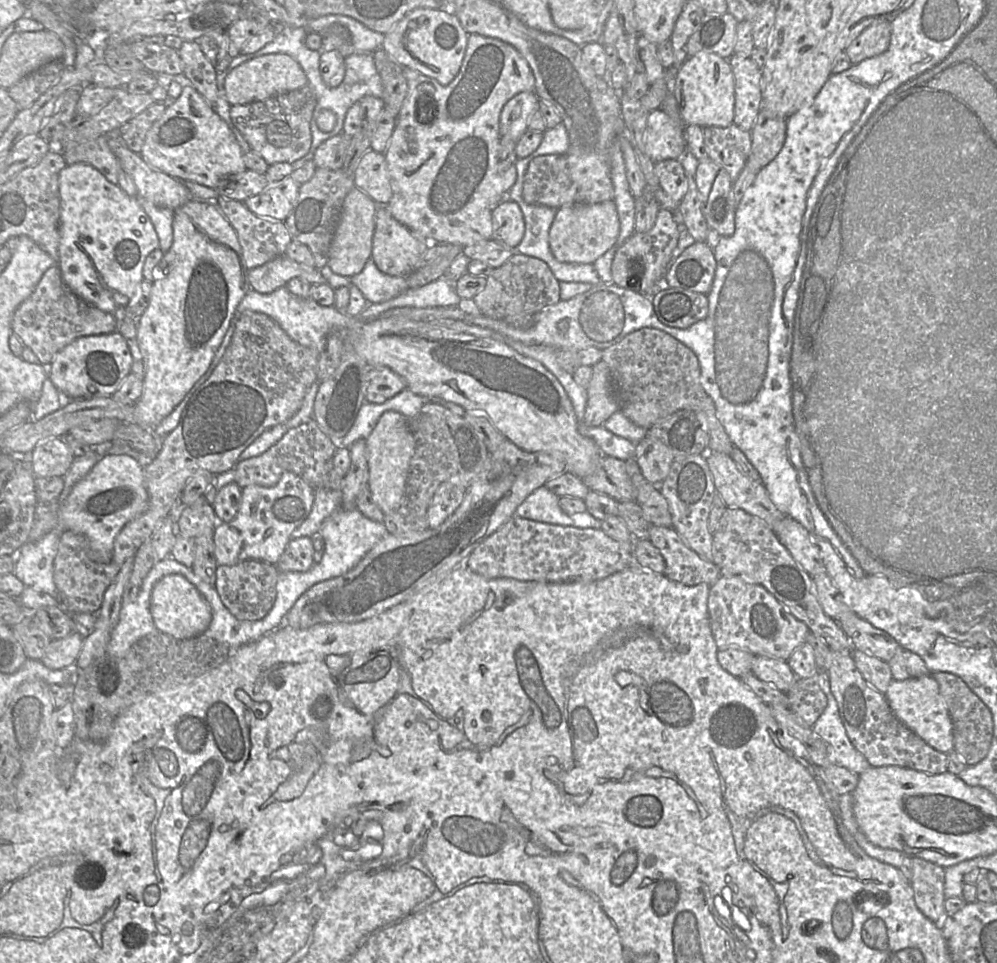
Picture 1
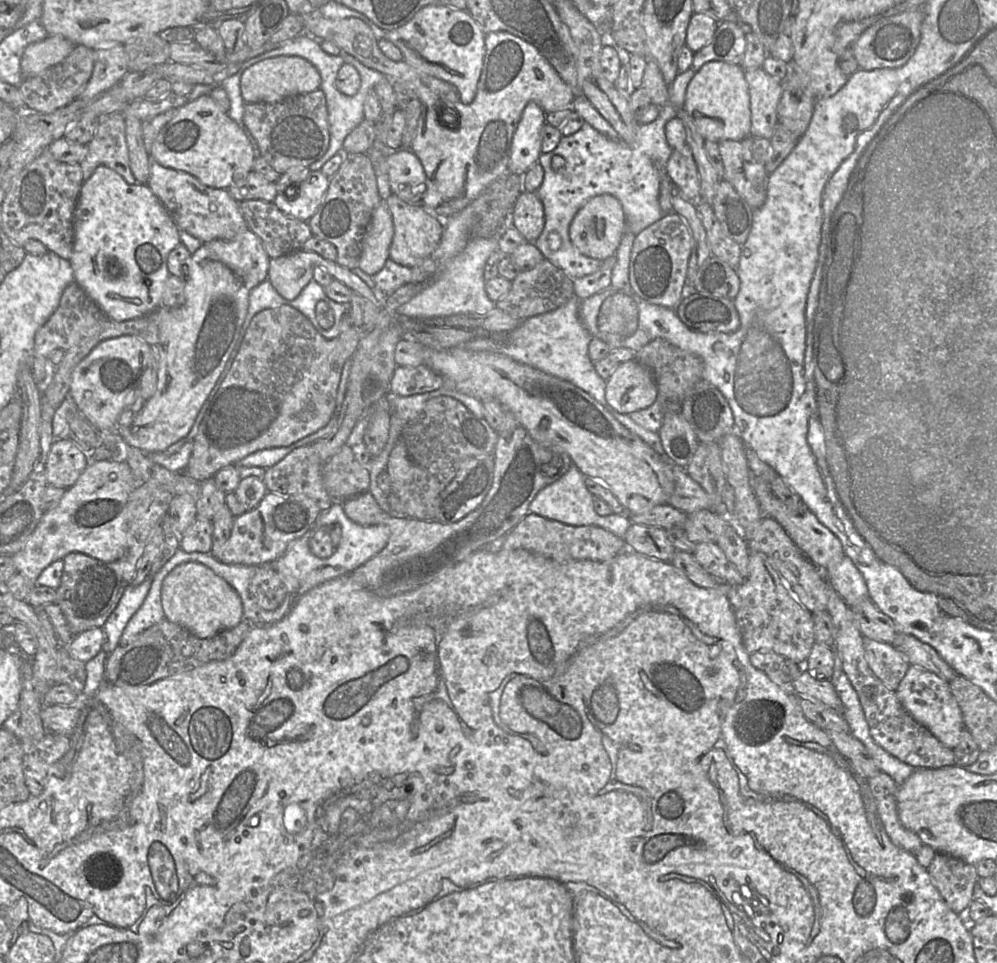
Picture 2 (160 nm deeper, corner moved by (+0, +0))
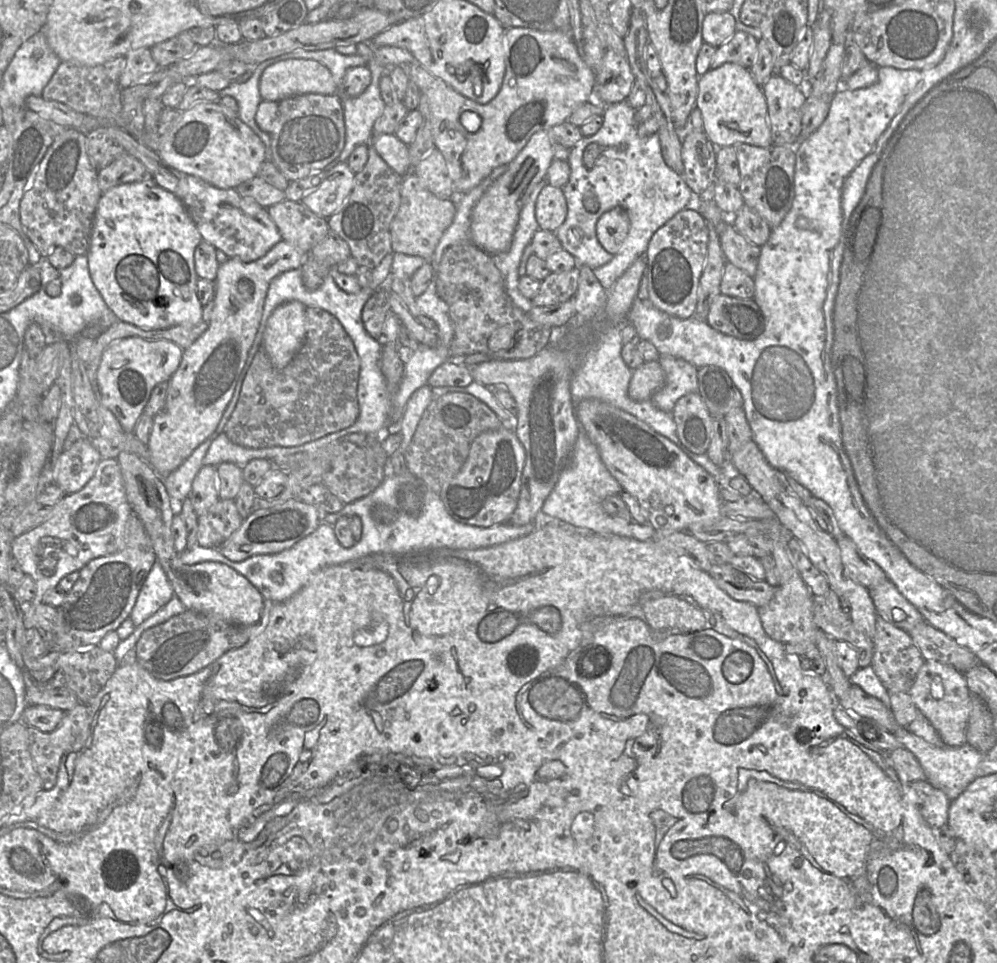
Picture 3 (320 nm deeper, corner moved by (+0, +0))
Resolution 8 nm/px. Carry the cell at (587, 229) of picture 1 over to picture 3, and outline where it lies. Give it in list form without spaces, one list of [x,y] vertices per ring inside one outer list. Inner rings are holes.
[[[614,207],[600,215],[595,231],[600,244],[610,254],[615,255],[627,236],[628,228],[626,211],[621,207]]]

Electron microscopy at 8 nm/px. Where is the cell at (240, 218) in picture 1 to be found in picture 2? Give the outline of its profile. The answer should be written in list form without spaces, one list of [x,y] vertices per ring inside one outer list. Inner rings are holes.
[[[245,200],[239,209],[248,229],[261,240],[270,259],[300,250],[312,237],[307,221],[282,212],[273,201]]]

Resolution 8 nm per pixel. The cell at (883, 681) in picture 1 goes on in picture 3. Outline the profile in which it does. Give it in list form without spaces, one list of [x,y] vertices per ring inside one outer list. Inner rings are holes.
[[[877,616],[873,640],[874,652],[870,666],[875,674],[891,692],[909,693],[919,669],[925,662],[909,633]]]

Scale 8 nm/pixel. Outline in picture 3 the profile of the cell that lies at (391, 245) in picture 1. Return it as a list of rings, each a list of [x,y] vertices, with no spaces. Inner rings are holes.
[[[409,171],[404,176],[401,204],[390,227],[391,252],[420,256],[429,261],[443,233],[452,223],[456,208],[456,199],[437,197],[421,184],[413,171]]]

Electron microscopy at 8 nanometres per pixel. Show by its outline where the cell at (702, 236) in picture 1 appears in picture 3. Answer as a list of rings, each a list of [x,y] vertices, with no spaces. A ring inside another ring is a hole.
[[[730,220],[716,226],[721,250],[727,262],[754,278],[761,253],[761,247],[740,235]]]

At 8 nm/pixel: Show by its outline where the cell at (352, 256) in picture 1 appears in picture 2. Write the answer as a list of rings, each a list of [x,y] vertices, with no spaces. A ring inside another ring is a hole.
[[[382,202],[375,209],[364,234],[358,268],[370,276],[378,273],[389,259],[393,236],[392,216]]]

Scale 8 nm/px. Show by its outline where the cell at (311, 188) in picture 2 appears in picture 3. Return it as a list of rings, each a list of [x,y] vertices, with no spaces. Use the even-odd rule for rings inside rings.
[[[346,162],[340,163],[329,171],[321,184],[308,192],[300,202],[316,215],[329,218],[350,195],[355,174]]]

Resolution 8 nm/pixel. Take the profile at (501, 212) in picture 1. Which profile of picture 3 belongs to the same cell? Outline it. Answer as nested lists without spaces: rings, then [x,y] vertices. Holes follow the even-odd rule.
[[[545,183],[535,200],[535,218],[541,230],[556,230],[567,215],[566,199],[562,187]]]

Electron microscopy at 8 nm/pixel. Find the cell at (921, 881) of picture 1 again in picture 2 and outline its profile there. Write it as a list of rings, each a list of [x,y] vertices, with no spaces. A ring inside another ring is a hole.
[[[938,855],[930,862],[927,870],[946,904],[957,914],[964,915],[978,885],[979,876],[975,865],[951,855]]]

